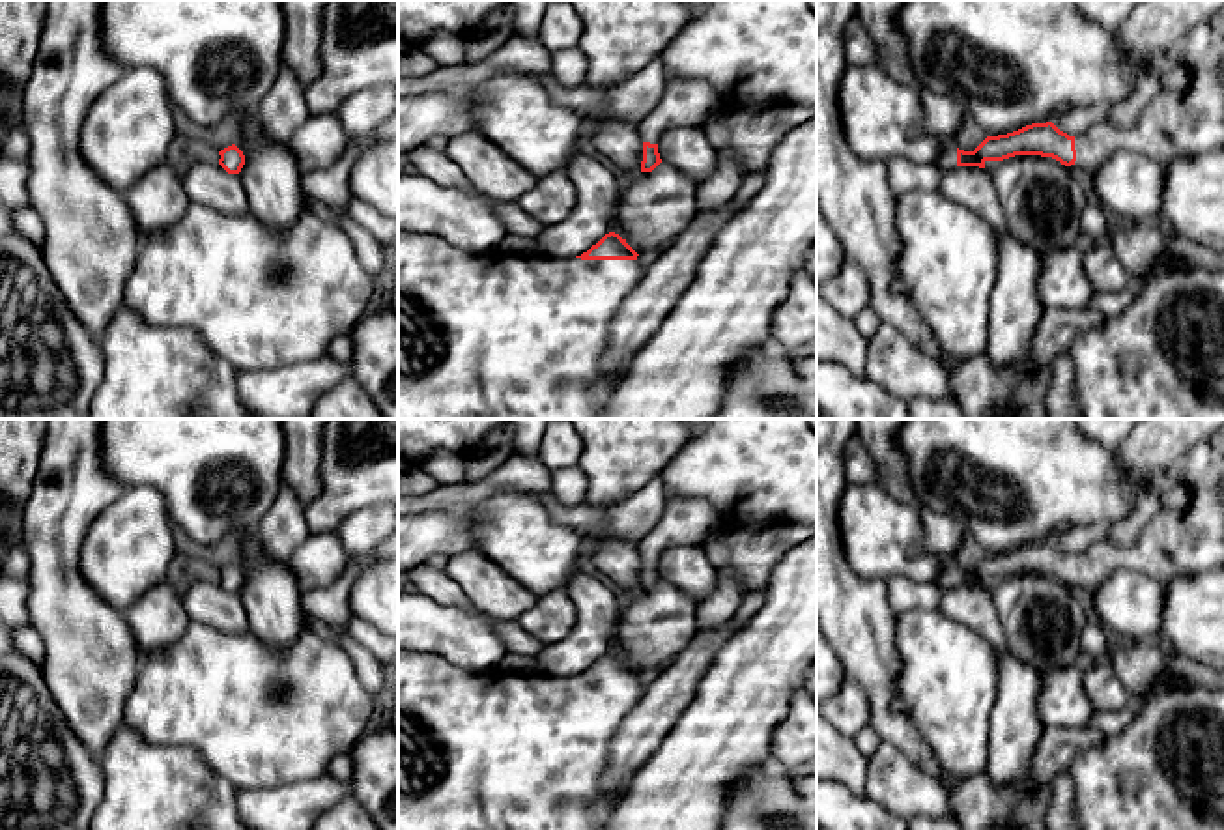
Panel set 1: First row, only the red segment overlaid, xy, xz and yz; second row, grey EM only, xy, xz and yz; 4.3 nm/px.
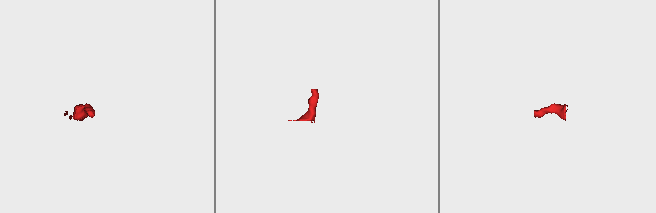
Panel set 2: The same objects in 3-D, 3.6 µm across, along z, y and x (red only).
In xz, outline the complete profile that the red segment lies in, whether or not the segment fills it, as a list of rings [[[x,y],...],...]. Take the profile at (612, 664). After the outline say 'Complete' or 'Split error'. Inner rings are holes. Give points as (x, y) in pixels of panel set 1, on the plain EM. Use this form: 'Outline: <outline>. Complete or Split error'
Outline: [[[398,649],[398,830],[605,830],[592,817],[592,802],[609,766],[609,746],[622,720],[639,703],[645,686],[637,671],[619,652],[605,652],[596,664],[576,677],[467,671],[435,652]]]. Split error

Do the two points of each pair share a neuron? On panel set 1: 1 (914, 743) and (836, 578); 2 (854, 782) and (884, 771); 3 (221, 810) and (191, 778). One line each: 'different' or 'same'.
1: same
2: different
3: same

